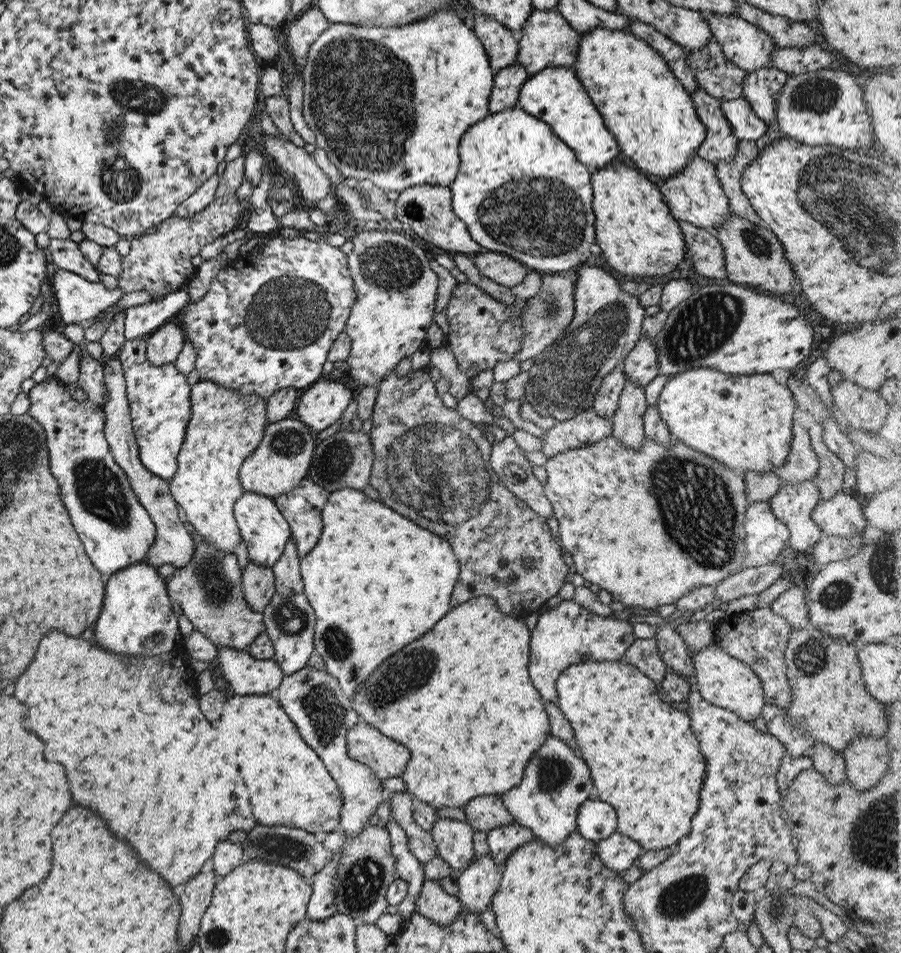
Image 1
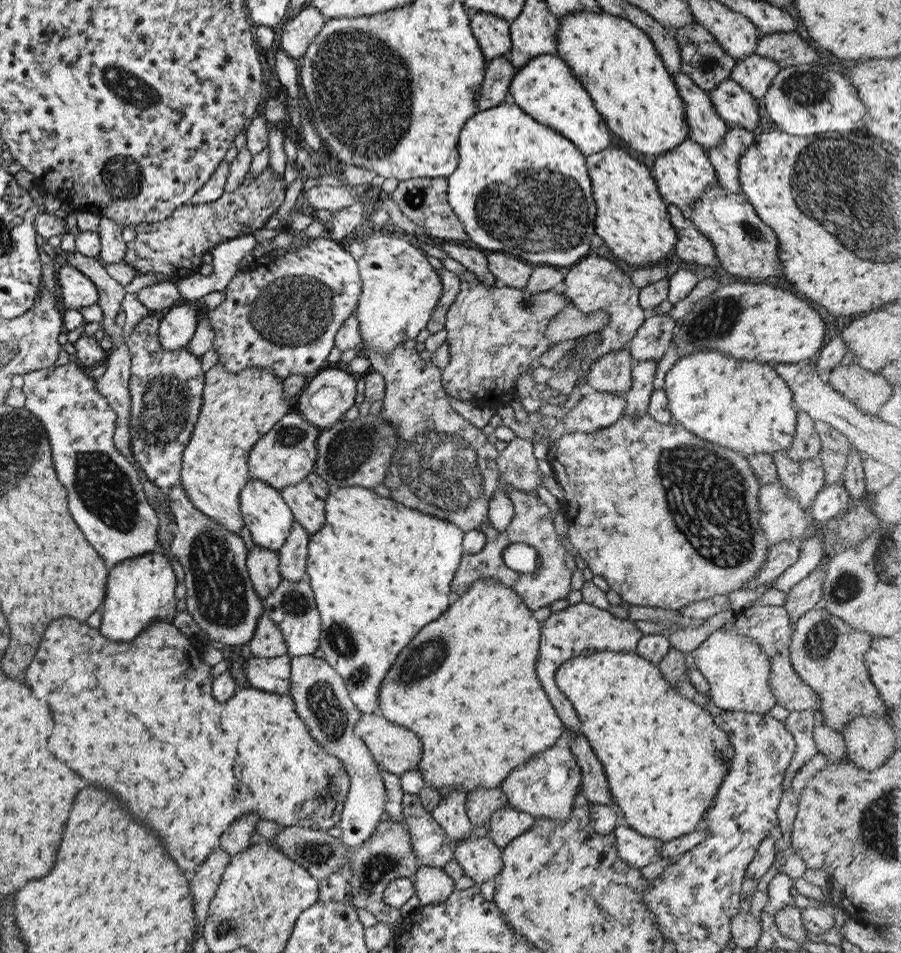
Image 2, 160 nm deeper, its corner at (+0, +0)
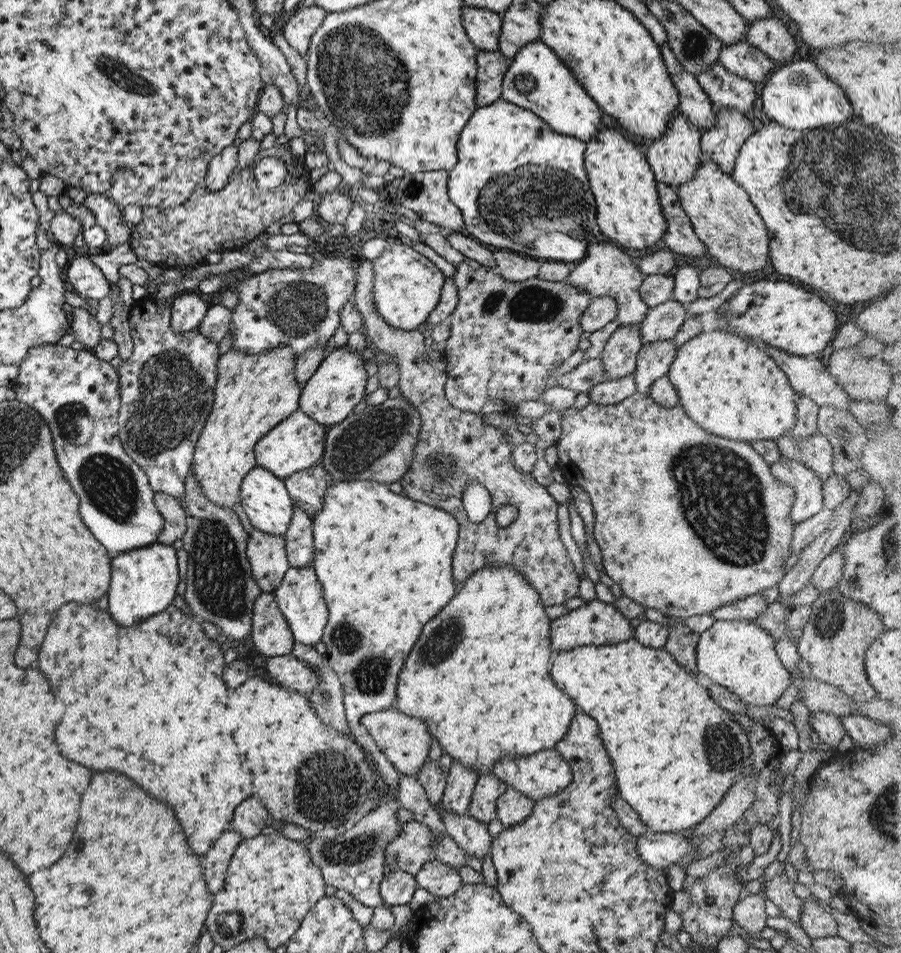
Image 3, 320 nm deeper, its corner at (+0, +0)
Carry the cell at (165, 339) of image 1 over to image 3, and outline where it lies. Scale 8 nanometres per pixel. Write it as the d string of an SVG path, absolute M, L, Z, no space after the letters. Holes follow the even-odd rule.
M193 290L175 296L169 301L169 307L169 326L175 334L185 334L198 328L208 309L199 293Z

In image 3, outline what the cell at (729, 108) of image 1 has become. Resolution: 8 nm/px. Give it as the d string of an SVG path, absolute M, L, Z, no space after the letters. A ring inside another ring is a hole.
M715 61L696 76L698 85L714 107L727 107L744 114L751 110L755 88L750 80L729 72Z

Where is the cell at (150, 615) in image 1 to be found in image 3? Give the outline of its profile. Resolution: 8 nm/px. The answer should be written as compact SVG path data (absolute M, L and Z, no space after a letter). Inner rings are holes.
M153 543L115 555L110 559L110 580L107 590L107 612L117 624L129 626L143 622L148 616L161 612L173 602L181 569L177 566L171 545Z

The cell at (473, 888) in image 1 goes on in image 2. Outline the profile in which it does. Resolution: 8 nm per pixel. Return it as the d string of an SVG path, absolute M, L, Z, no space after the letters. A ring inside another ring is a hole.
M469 834L457 841L453 844L452 858L463 869L464 875L473 880L474 886L492 880L502 865L500 848L487 834L481 837Z

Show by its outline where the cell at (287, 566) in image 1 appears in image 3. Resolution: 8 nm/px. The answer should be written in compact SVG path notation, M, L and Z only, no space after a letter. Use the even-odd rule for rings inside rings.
M292 505L292 517L283 534L285 552L290 567L309 567L314 559L312 518L297 505Z

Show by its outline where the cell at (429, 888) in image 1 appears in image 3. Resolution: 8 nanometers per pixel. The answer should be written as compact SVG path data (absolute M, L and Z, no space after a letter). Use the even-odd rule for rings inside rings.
M431 858L414 874L416 886L439 897L453 894L463 884L456 868Z

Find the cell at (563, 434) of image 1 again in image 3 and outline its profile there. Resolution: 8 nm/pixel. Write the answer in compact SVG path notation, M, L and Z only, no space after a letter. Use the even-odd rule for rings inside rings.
M634 374L622 376L620 379L609 379L595 386L585 394L590 398L590 402L610 405L636 392Z

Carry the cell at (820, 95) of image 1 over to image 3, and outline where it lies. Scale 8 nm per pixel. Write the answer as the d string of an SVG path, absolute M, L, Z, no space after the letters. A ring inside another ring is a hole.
M798 60L773 71L761 92L762 112L770 120L791 130L819 128L825 124L835 124L841 116L851 116L851 108L841 88L825 78L812 61Z

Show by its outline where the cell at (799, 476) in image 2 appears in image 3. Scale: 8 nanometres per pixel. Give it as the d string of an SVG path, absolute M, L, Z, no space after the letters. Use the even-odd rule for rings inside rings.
M815 432L806 437L792 437L789 433L776 438L780 456L805 464L822 482L832 475L831 445L825 436Z

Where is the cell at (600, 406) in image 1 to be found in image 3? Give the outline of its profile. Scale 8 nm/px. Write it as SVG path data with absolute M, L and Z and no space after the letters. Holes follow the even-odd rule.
M638 324L617 328L611 334L599 354L602 358L606 380L620 379L634 372L640 345Z

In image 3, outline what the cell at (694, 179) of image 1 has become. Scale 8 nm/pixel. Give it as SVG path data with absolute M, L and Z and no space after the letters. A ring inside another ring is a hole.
M673 109L669 115L666 131L648 146L645 156L647 164L651 167L651 172L655 175L655 180L677 190L677 186L685 184L693 176L697 163L703 156L700 149L701 132L677 109Z

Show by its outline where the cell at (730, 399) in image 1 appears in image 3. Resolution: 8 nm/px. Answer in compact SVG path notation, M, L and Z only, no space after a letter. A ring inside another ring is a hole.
M711 330L700 332L676 349L675 358L666 372L667 378L677 391L677 403L685 409L693 422L709 434L752 443L765 439L775 441L781 435L789 433L796 419L797 394L774 359L759 348L761 346L745 337Z

